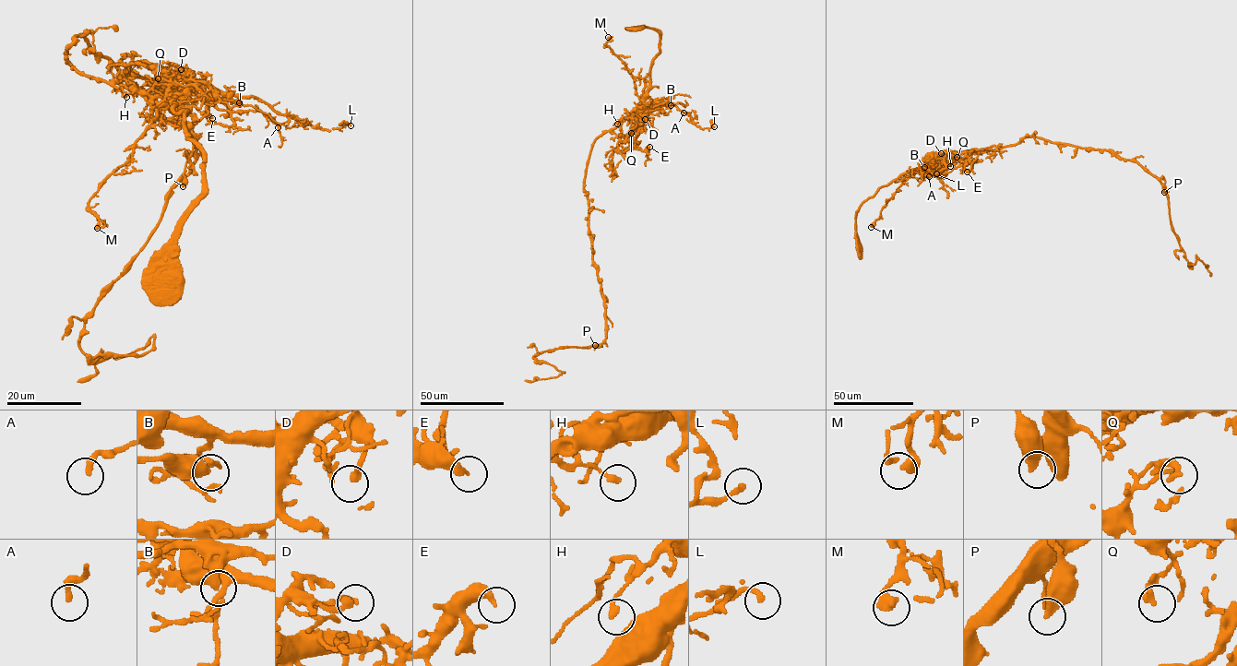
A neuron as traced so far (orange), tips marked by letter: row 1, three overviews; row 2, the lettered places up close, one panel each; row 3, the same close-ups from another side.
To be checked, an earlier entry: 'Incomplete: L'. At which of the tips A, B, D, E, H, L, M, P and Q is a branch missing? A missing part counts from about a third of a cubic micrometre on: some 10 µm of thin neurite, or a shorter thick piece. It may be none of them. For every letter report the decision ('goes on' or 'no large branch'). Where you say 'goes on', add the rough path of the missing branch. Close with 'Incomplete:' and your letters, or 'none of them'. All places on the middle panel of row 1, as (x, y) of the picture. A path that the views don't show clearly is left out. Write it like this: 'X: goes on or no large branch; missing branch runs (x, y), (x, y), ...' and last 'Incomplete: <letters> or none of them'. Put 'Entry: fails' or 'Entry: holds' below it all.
A: no large branch
B: no large branch
D: no large branch
E: no large branch
H: no large branch
L: no large branch
M: no large branch
P: no large branch
Q: no large branch
Incomplete: none of them
Entry: fails

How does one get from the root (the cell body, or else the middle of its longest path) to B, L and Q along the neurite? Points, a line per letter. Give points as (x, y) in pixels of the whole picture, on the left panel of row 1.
B: (103, 56), (79, 36), (65, 52), (71, 67), (115, 87), (165, 98), (226, 94), (239, 102)
L: (103, 56), (79, 36), (65, 52), (71, 67), (85, 76), (150, 96), (256, 97), (314, 126), (350, 125)
Q: (103, 56), (79, 36), (65, 52), (71, 67), (115, 87), (148, 92), (160, 74), (158, 83), (158, 78)

